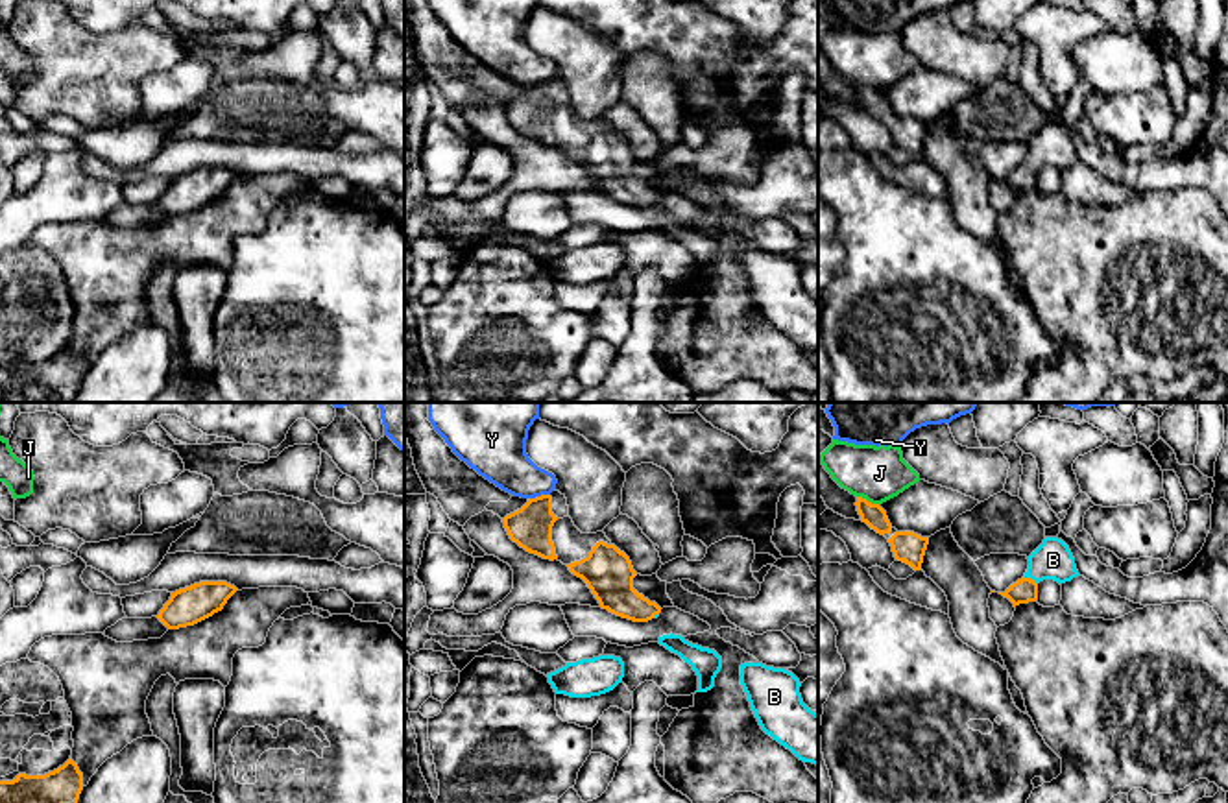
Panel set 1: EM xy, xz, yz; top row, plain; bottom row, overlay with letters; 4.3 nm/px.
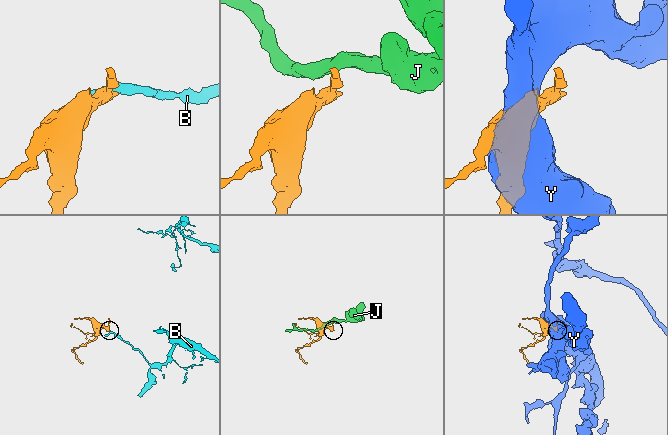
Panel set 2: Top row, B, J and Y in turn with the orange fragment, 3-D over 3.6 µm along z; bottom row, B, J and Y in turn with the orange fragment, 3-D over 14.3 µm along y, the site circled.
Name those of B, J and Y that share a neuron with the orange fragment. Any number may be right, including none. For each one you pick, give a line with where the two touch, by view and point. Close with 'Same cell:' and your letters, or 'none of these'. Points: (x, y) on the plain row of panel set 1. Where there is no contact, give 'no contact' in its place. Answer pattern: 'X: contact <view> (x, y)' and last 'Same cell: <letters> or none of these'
B: contact yz (1029, 165)
Same cell: B

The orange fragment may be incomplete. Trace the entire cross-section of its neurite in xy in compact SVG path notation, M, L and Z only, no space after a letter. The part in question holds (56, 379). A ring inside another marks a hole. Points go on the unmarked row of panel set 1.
M72 343L44 362L0 367L0 402L74 402L83 360Z

